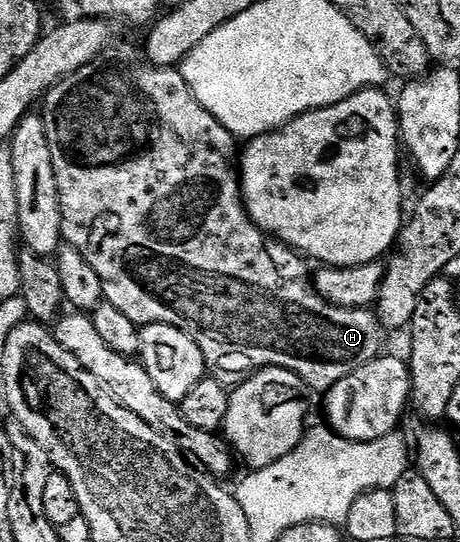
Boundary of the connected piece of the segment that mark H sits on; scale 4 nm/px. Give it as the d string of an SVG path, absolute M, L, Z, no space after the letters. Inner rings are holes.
M118 42L102 50L93 62L88 63L84 68L80 68L76 72L72 72L68 77L62 78L55 84L49 92L44 95L44 101L40 106L40 113L44 120L44 132L48 132L48 148L52 148L52 168L56 168L56 188L60 192L60 212L62 213L62 236L65 245L76 248L76 252L80 252L80 256L84 256L84 260L88 260L88 264L92 264L92 272L96 272L96 276L100 276L100 284L102 285L102 297L107 302L111 302L116 308L120 308L120 312L124 312L124 316L128 316L128 320L132 320L134 325L141 328L151 326L152 324L168 324L183 330L186 335L200 348L200 352L204 356L207 367L211 371L222 374L242 374L238 376L246 376L255 370L263 370L269 366L279 366L285 370L296 372L296 376L300 376L310 385L311 391L325 392L331 390L340 380L344 380L352 372L356 372L356 368L360 368L364 364L368 364L374 358L379 357L383 353L382 341L388 337L387 331L382 325L382 321L378 319L377 313L373 309L353 310L352 308L342 308L336 304L332 304L328 300L324 300L324 296L320 296L314 291L312 285L311 267L306 267L303 255L294 250L285 243L279 242L272 234L264 233L264 231L253 221L251 214L247 210L243 201L242 183L240 181L239 171L230 161L237 159L240 154L240 146L236 141L236 136L228 128L224 128L224 124L220 120L216 120L216 116L212 116L212 112L208 112L208 108L204 108L204 104L200 104L200 100L196 100L196 96L192 92L192 88L188 88L188 84L184 80L181 69L171 68L169 66L151 66L143 61L144 54L141 49L138 50L130 42Z

